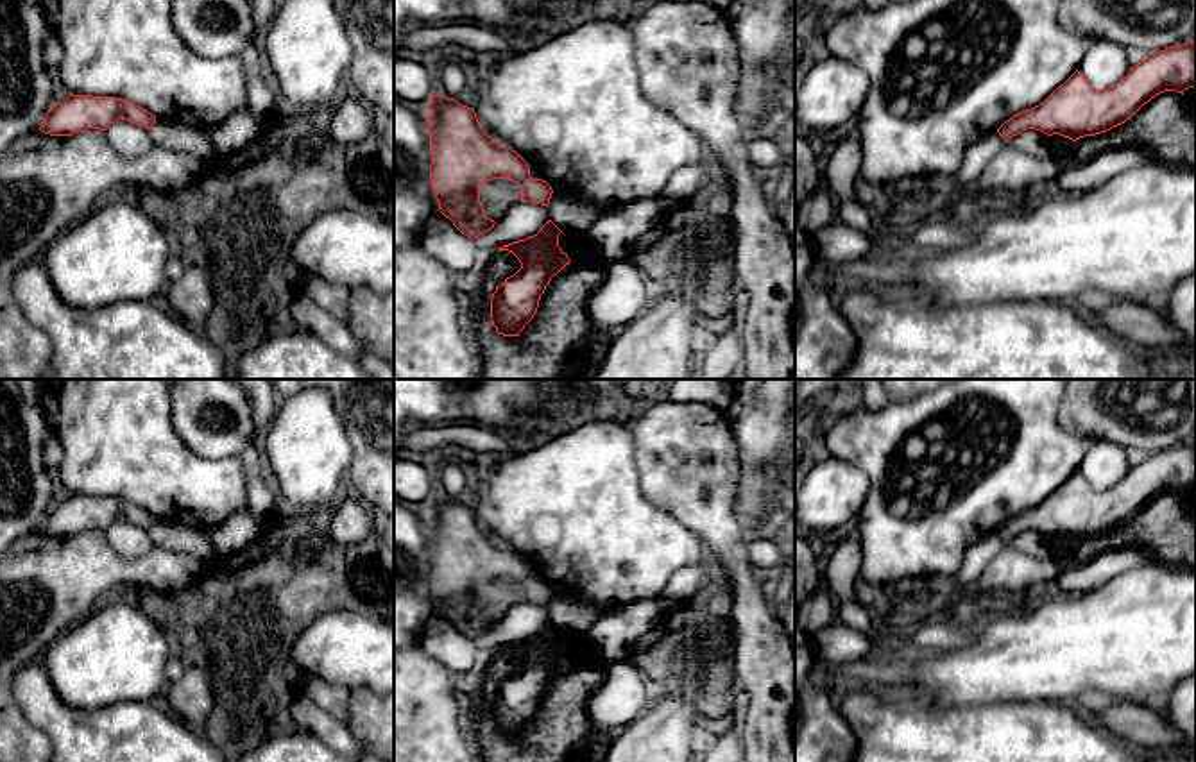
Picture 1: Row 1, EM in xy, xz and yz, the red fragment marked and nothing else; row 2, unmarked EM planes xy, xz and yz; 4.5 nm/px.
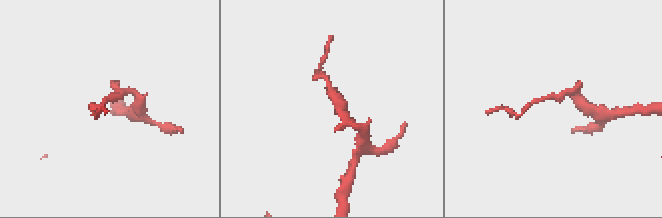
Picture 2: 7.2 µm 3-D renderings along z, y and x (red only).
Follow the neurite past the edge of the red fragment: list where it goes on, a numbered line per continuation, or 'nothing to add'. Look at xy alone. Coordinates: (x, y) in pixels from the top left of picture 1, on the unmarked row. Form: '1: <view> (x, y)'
nothing to add

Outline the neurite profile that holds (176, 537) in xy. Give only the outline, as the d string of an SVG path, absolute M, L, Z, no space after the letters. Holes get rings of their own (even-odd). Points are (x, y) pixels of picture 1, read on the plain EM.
M156 521L149 529L149 537L156 547L192 555L208 567L220 558L218 551L201 529L179 522Z

